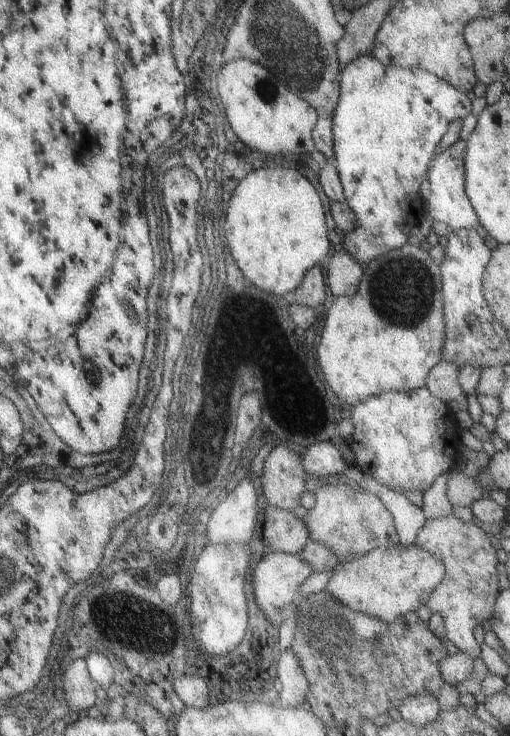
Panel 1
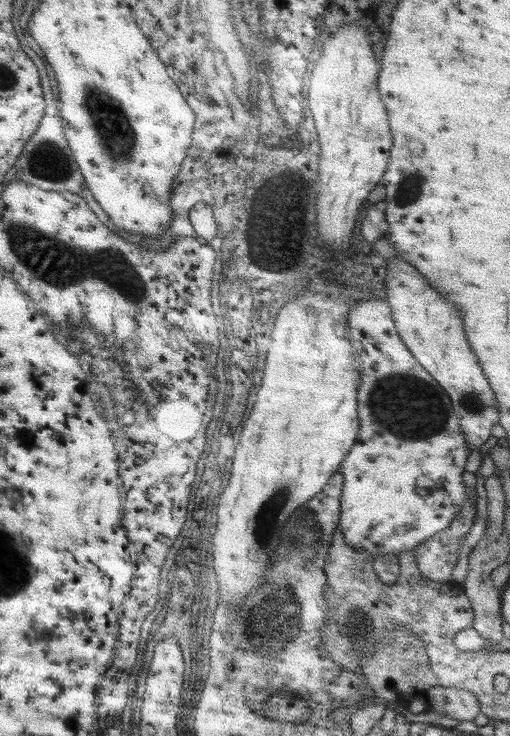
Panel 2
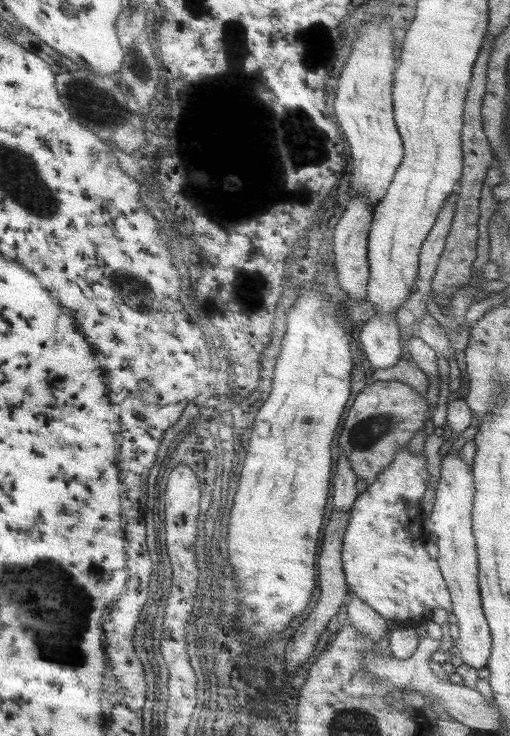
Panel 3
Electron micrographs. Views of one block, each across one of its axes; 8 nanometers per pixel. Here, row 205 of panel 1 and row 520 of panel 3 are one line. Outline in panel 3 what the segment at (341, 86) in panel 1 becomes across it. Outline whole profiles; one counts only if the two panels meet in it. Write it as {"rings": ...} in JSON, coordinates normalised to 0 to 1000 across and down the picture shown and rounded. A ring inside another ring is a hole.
{"rings":[[[798,607],[782,610],[767,629],[716,660],[708,673],[696,675],[671,728],[669,766],[678,799],[747,840],[771,842],[788,852],[833,846],[853,826],[882,832],[880,804],[857,772],[855,760],[845,760],[829,746],[833,731],[825,724],[831,700],[822,681],[841,649],[827,615],[806,617]]]}

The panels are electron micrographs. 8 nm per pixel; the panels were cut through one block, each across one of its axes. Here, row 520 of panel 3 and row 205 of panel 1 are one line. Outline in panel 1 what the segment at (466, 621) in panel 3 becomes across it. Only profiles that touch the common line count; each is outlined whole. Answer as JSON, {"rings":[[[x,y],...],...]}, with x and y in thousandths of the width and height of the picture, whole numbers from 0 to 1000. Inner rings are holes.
{"rings":[[[900,188],[869,207],[853,209],[839,221],[835,245],[841,249],[841,269],[829,276],[829,289],[851,302],[871,303],[880,313],[931,311],[933,292],[910,264],[908,209],[912,189]]]}

